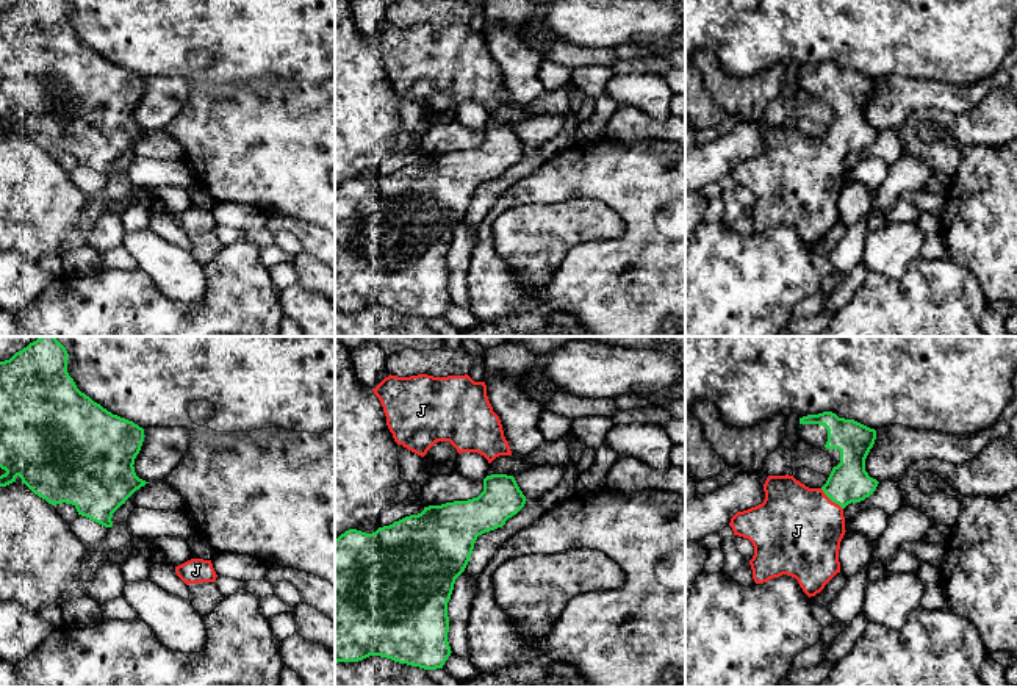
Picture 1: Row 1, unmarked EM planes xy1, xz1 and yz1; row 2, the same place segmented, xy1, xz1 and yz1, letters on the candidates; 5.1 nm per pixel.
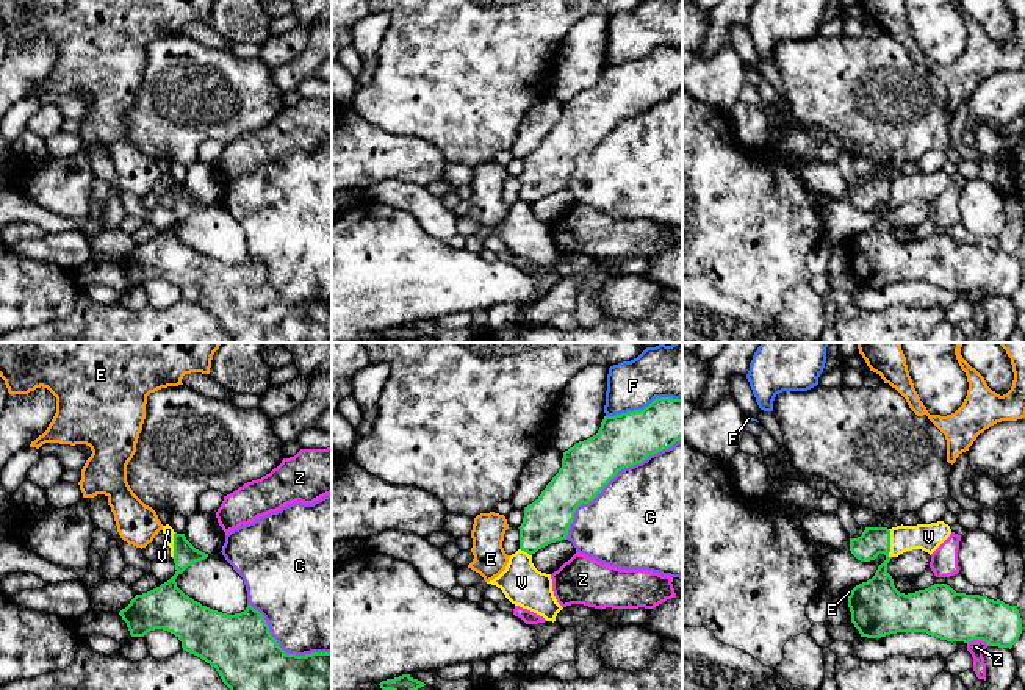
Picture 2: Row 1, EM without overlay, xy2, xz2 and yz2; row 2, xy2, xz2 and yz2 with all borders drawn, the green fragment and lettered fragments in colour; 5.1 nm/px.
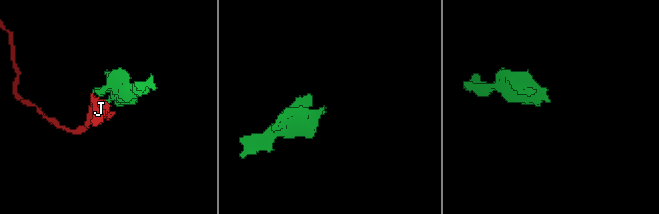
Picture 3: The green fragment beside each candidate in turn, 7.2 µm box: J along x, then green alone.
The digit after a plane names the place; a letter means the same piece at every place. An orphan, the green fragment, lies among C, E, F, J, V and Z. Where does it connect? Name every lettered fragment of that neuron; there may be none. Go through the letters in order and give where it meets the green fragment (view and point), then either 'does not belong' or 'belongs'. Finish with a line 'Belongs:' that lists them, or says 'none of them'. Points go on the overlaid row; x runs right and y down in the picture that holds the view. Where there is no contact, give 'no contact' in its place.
C: contact xz2 (614, 476); does not belong
E: contact yz2 (850, 593); does not belong
F: contact xz2 (645, 407); does not belong
J: contact yz1 (831, 499); belongs
V: contact yz2 (889, 543); does not belong
Z: contact yz2 (978, 639); does not belong
Belongs: J

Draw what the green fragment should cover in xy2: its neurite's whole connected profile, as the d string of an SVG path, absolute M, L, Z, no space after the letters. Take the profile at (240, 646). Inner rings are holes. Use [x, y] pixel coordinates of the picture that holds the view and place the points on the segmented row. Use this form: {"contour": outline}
{"contour": "M174 534L175 574L160 587L136 595L119 612L130 635L144 637L155 629L174 634L183 651L214 667L230 690L332 690L332 652L286 654L271 635L264 616L252 606L247 604L241 613L227 615L202 606L177 587L177 576L207 557L208 554L196 549L185 534Z"}

